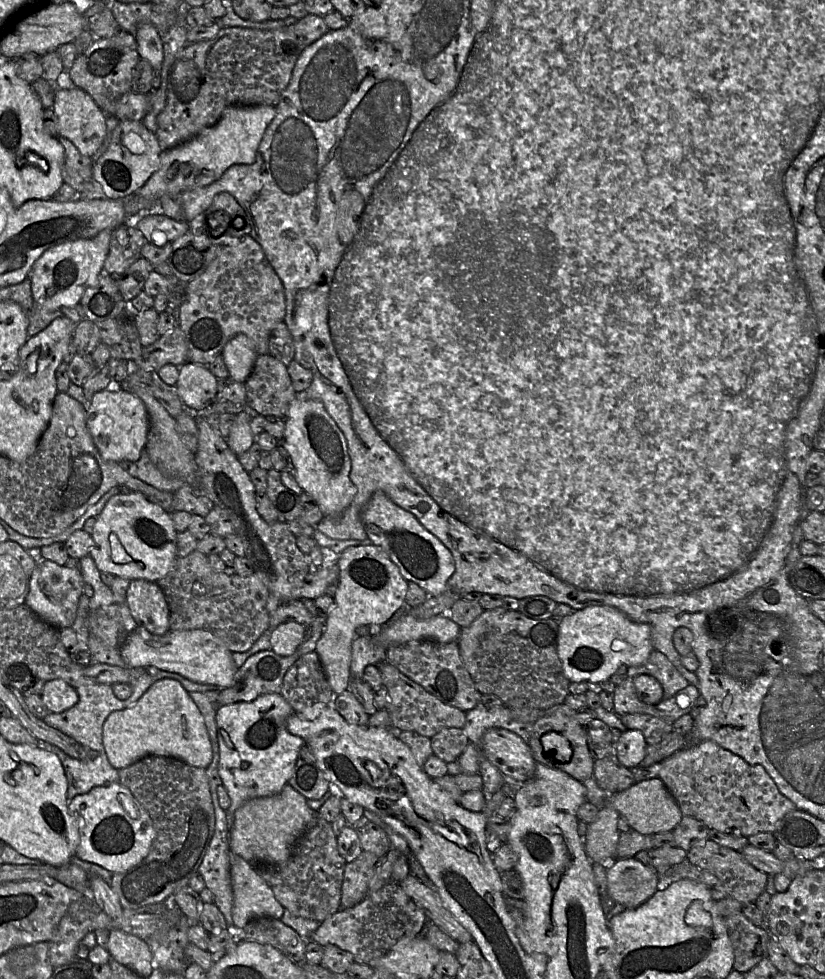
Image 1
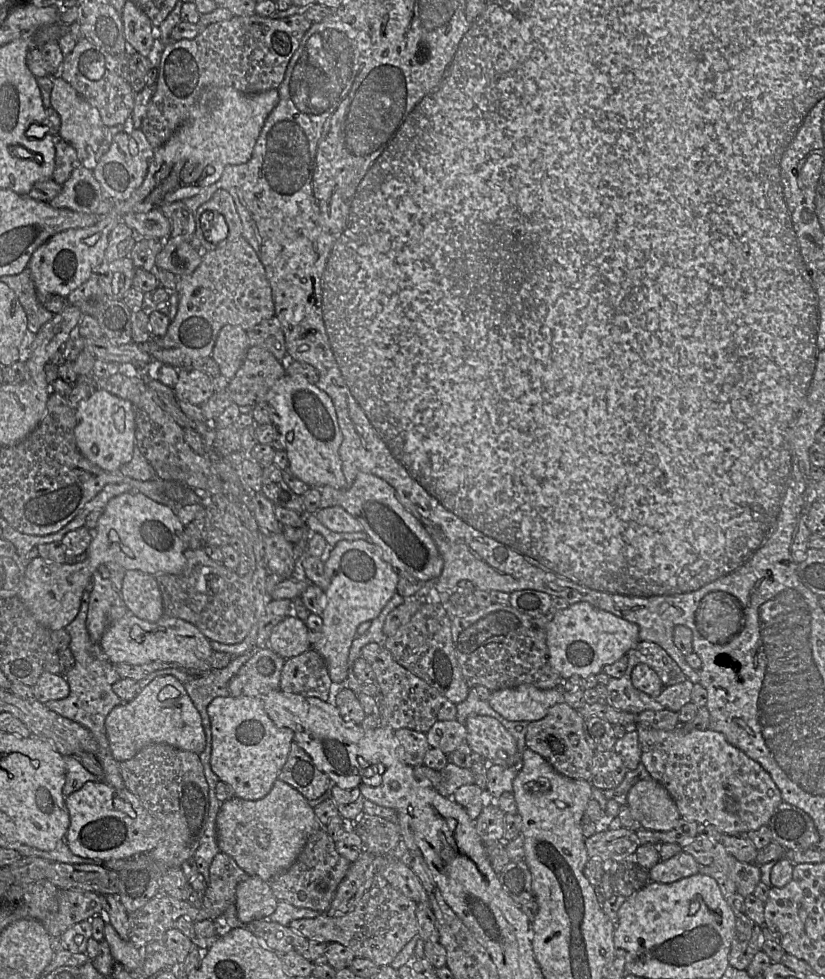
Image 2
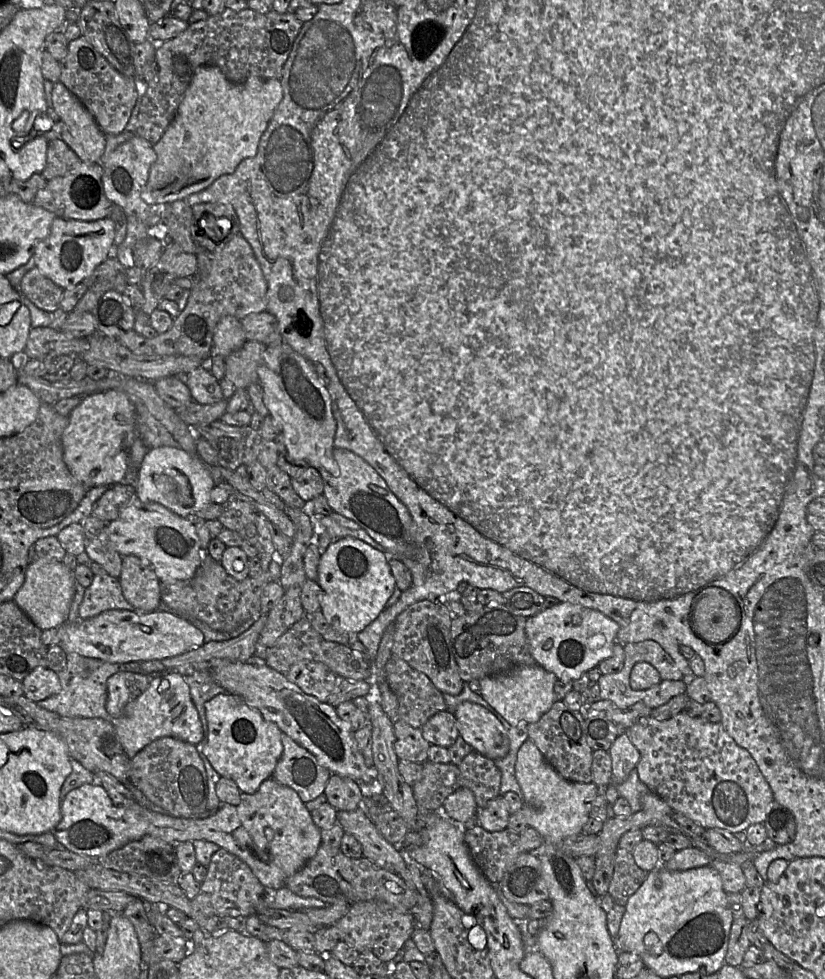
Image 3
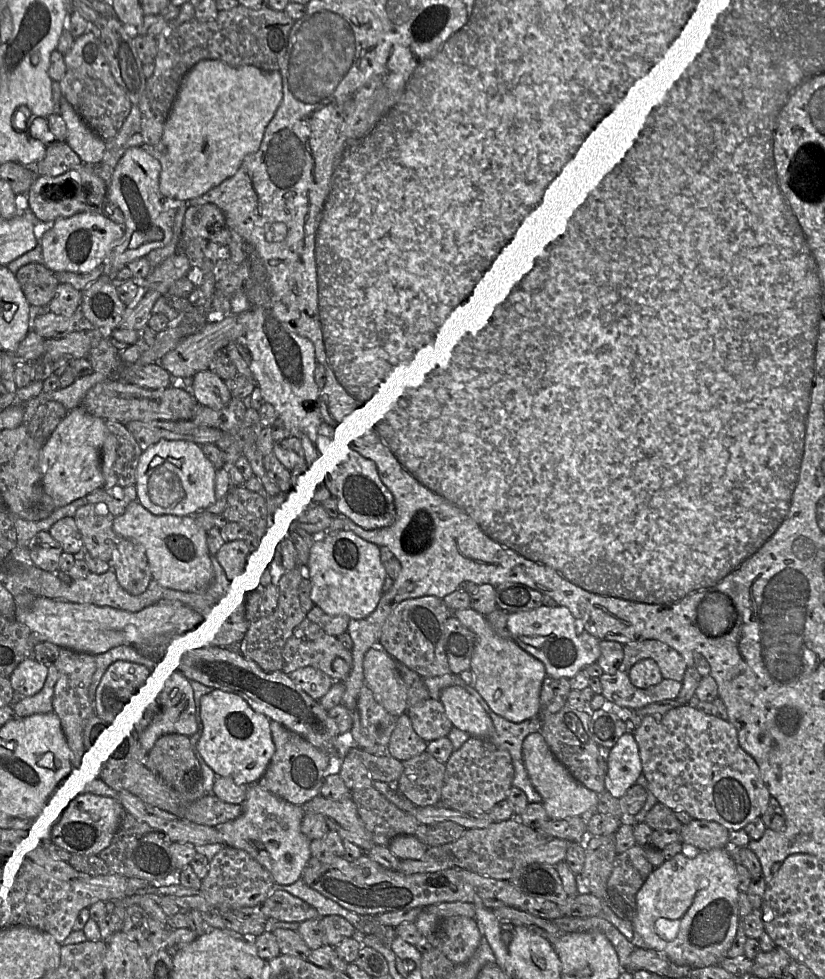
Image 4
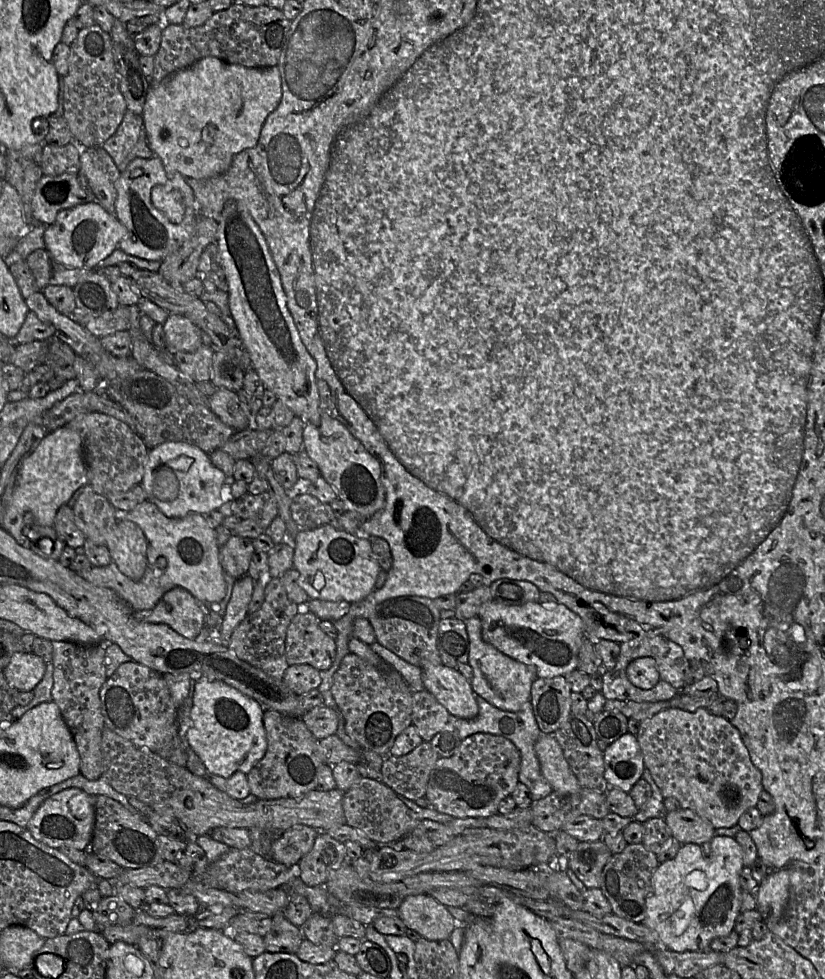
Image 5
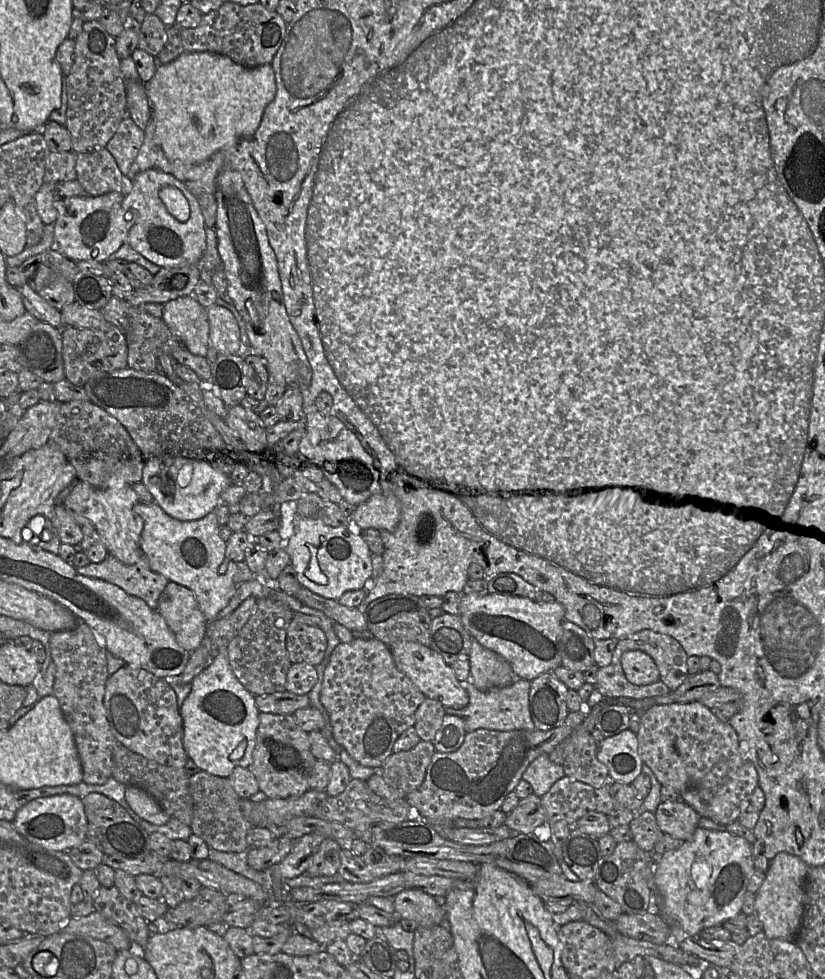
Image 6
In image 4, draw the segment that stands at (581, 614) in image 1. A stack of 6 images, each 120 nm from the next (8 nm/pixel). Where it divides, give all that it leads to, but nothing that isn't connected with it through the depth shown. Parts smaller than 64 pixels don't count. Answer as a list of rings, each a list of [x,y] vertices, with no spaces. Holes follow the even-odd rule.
[[[540,606],[528,611],[517,611],[508,613],[507,630],[513,639],[523,650],[540,660],[546,670],[546,675],[552,678],[571,679],[586,666],[597,662],[600,656],[600,641],[588,632],[578,633],[575,618],[564,606]]]

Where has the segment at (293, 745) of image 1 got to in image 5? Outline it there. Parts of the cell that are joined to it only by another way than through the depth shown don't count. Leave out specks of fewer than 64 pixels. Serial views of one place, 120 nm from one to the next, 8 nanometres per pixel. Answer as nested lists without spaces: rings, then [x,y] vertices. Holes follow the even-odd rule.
[[[204,675],[196,681],[187,739],[209,775],[229,778],[237,771],[247,775],[263,758],[267,750],[264,711],[256,700],[222,681]]]

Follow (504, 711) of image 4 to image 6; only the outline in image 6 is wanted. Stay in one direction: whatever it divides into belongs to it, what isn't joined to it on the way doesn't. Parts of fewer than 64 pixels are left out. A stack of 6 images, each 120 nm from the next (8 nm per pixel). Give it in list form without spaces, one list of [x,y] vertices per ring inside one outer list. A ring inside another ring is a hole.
[[[471,637],[471,648],[469,653],[470,661],[470,682],[479,690],[488,690],[492,687],[505,687],[512,684],[516,679],[521,679],[516,676],[510,663],[499,654],[483,647],[476,639]]]

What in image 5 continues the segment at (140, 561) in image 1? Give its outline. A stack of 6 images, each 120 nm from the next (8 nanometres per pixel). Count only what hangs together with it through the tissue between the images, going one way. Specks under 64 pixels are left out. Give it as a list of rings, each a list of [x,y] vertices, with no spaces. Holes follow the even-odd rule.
[[[148,500],[124,513],[124,517],[142,529],[147,539],[148,564],[153,569],[163,571],[168,581],[189,591],[202,604],[205,626],[210,629],[208,605],[219,604],[227,590],[220,562],[221,547],[217,543],[215,529],[199,513],[190,513],[182,518],[168,518]]]

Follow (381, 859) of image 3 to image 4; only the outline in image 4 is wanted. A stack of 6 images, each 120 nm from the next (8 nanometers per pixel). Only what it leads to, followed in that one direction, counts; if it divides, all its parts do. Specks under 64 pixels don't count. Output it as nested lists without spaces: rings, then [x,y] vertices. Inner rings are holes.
[[[318,795],[301,807],[305,814],[323,815],[329,830],[336,831],[343,840],[349,840],[363,852],[370,850],[375,845],[373,837],[359,817],[351,797],[331,800]]]

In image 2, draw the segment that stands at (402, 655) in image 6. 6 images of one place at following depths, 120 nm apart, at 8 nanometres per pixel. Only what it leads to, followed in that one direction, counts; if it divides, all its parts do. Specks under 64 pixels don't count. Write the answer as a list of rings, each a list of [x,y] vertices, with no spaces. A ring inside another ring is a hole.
[[[474,715],[468,717],[465,727],[466,742],[469,747],[489,764],[510,767],[518,761],[517,742],[497,719],[490,716]]]

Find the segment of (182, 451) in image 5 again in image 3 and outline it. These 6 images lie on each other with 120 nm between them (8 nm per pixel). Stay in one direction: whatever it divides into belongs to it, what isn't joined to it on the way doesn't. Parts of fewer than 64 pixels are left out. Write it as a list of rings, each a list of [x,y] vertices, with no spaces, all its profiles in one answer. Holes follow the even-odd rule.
[[[169,446],[149,449],[135,481],[135,495],[144,503],[158,503],[176,515],[192,519],[211,502],[210,493],[215,486],[209,467],[198,455]]]

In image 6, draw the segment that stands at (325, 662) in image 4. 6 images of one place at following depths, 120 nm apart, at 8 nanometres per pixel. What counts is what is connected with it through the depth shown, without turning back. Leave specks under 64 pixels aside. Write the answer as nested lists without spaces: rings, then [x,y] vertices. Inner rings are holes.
[[[292,618],[286,635],[286,650],[291,663],[319,665],[325,655],[327,638],[322,629]]]

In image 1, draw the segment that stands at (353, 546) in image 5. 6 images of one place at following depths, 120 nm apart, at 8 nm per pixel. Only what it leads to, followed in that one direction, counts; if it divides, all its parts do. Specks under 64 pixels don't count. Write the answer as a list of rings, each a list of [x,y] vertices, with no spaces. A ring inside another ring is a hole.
[[[376,545],[345,549],[338,557],[338,584],[333,607],[315,651],[335,695],[347,690],[351,679],[351,648],[356,629],[362,625],[383,627],[404,606],[408,581],[387,553]]]

